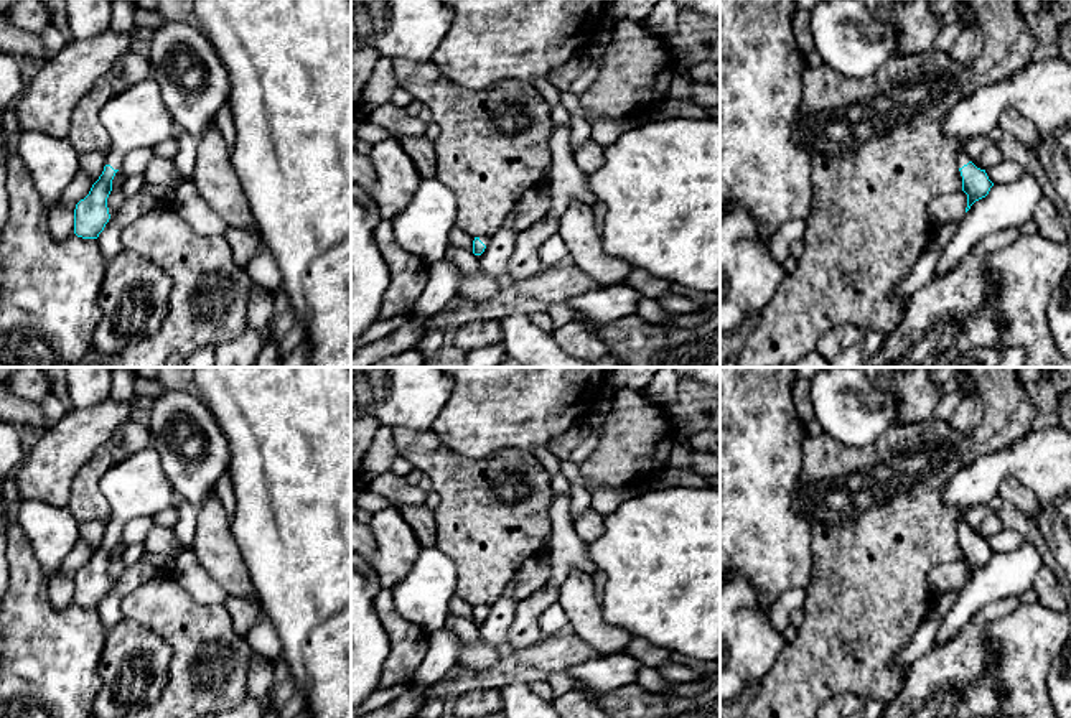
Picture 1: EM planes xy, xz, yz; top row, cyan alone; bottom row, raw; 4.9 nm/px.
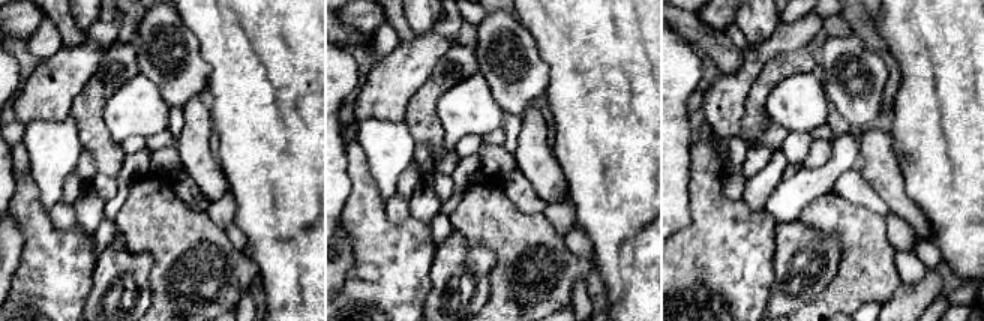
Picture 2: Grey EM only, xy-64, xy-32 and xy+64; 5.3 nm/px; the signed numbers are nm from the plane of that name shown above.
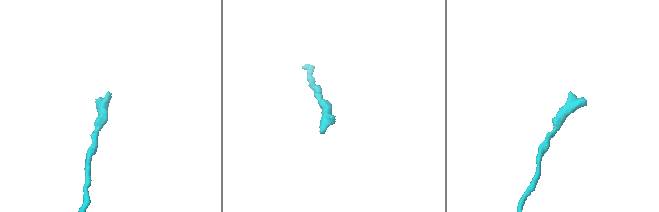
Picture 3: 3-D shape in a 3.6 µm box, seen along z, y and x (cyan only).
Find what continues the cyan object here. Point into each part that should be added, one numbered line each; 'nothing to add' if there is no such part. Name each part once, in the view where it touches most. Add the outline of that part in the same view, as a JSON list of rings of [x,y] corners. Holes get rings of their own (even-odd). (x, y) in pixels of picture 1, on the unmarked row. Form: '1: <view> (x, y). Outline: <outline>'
1: xy (137, 486). Outline: [[[152,445],[110,468],[99,487],[110,506],[105,534],[114,538],[120,538],[122,527],[130,519],[153,517],[178,502]]]

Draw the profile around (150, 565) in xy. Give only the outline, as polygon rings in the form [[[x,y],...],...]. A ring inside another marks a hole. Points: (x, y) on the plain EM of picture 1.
[[[145,553],[138,562],[120,573],[119,580],[109,588],[97,609],[105,631],[114,627],[122,618],[122,601],[148,578],[173,573],[173,553]]]

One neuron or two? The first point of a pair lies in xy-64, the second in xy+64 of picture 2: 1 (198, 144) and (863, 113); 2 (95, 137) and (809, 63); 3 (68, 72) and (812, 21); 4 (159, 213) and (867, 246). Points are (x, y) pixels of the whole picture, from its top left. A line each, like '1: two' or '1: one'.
1: two
2: one
3: one
4: one

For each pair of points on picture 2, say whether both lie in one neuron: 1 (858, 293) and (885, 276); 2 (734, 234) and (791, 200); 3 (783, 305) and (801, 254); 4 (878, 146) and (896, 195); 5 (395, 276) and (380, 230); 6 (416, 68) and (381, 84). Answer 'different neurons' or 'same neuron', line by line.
1: same neuron
2: different neurons
3: same neuron
4: same neuron
5: same neuron
6: same neuron

